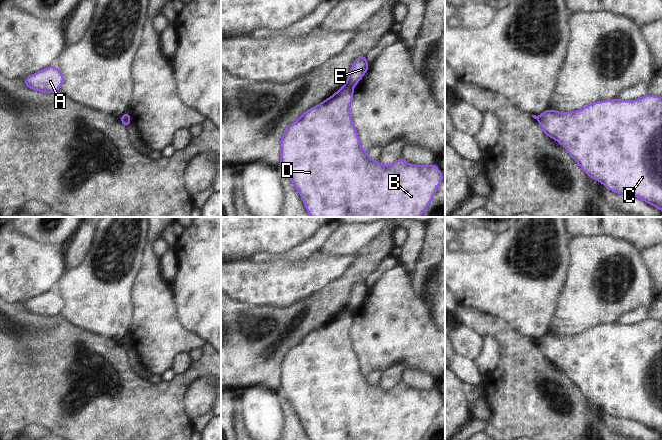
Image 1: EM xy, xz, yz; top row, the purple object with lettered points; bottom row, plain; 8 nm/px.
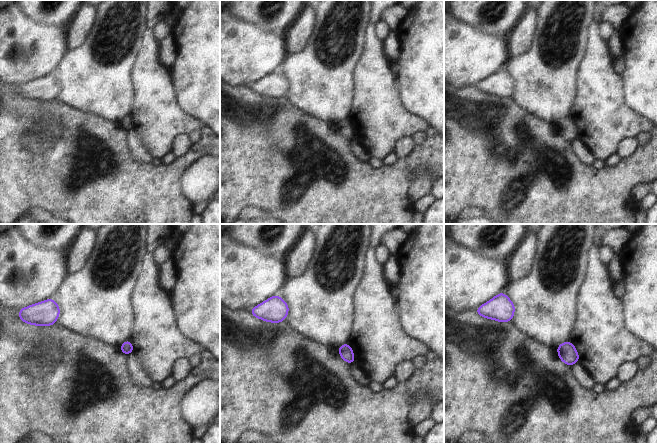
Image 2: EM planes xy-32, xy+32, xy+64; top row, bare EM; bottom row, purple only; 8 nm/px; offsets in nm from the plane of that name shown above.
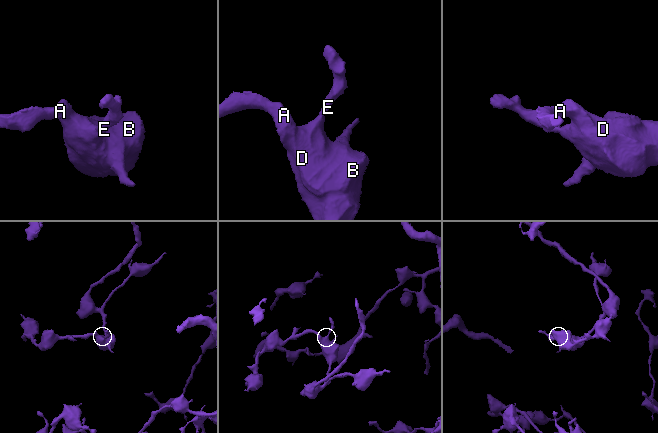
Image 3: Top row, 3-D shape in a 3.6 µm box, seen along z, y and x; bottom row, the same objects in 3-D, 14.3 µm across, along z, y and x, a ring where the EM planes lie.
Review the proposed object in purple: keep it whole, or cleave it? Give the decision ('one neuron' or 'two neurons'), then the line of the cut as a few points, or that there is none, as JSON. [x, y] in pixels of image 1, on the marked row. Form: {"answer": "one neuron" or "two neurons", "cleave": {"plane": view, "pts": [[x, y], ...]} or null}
{"answer": "two neurons", "cleave": {"plane": "xz", "pts": [[345, 85], [352, 88]]}}

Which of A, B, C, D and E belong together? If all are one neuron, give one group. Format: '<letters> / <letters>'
A B C D / E

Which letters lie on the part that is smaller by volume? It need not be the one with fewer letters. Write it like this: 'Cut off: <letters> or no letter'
Cut off: E

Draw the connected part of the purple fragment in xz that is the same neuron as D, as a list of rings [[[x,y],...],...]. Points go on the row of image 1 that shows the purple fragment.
[[[343,86],[318,106],[308,109],[296,122],[284,128],[280,140],[280,163],[295,185],[311,217],[420,217],[429,205],[437,185],[443,180],[437,163],[417,166],[398,158],[385,167],[372,161],[361,148],[356,129],[352,124],[349,107],[353,88]]]

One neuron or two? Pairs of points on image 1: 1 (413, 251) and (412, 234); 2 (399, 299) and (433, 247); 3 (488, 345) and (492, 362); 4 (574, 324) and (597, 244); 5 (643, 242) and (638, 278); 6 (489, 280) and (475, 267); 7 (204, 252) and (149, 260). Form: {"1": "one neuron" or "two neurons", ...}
{"1": "one neuron", "2": "two neurons", "3": "one neuron", "4": "one neuron", "5": "two neurons", "6": "one neuron", "7": "two neurons"}

